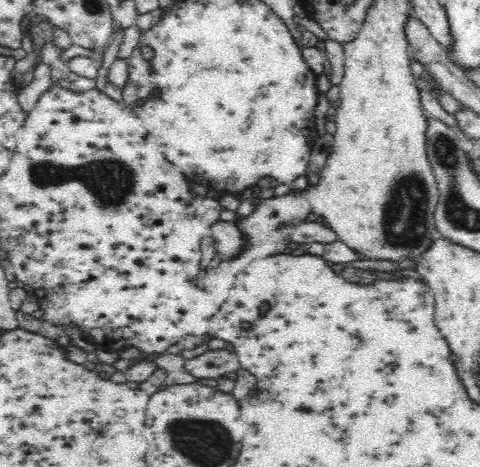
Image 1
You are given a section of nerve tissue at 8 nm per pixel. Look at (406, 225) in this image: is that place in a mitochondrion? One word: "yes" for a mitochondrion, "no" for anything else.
yes

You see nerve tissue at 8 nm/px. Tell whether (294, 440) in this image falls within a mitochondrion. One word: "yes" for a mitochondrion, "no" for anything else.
no

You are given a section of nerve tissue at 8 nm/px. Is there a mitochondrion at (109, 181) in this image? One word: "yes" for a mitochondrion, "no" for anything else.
yes

